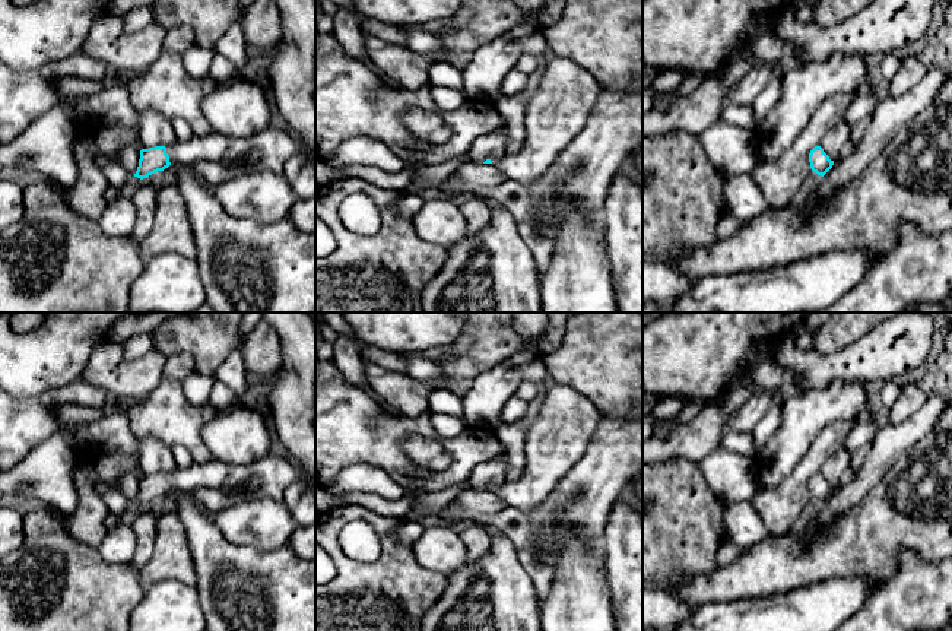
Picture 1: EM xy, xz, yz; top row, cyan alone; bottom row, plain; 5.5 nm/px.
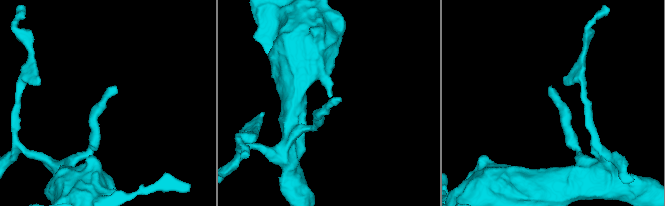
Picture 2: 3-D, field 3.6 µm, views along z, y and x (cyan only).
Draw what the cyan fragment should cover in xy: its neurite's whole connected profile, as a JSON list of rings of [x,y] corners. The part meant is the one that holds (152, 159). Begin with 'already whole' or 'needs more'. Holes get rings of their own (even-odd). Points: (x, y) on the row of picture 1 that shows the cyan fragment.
needs more; [[[210,131],[204,136],[193,136],[190,140],[174,145],[155,146],[140,150],[139,167],[134,177],[143,180],[149,175],[164,171],[169,165],[184,165],[193,168],[197,162],[220,161],[229,145],[226,136]]]

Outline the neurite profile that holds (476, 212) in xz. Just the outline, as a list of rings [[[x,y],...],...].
[[[472,197],[466,200],[460,210],[463,212],[467,221],[467,232],[466,237],[473,237],[480,232],[491,221],[491,209],[488,207],[485,199],[482,197]]]

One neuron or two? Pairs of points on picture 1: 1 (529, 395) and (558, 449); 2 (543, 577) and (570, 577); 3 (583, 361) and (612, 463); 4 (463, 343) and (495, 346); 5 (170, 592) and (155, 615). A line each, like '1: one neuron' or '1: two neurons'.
1: two neurons
2: two neurons
3: two neurons
4: two neurons
5: one neuron

